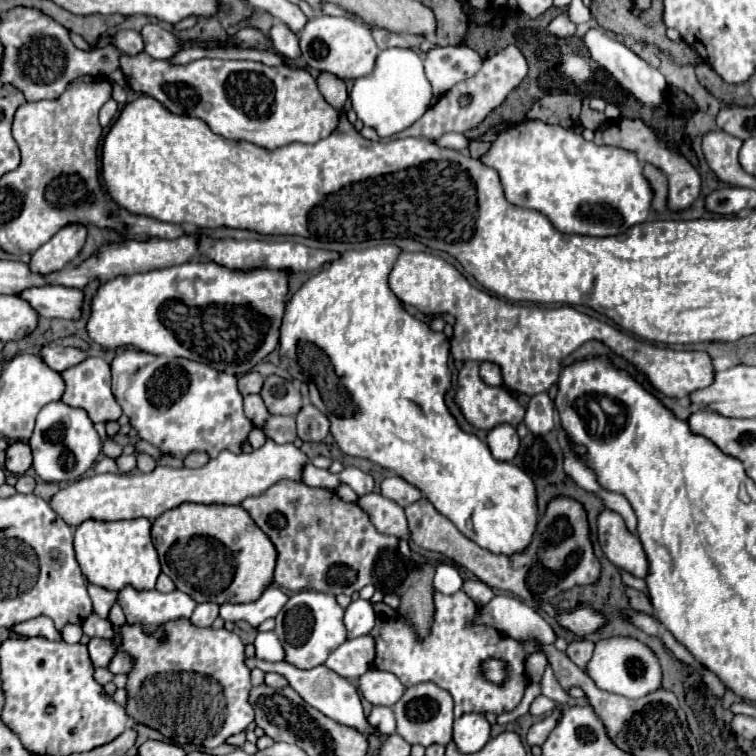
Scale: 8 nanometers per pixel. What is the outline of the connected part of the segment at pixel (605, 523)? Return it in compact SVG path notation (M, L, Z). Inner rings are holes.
M605 509L597 517L597 525L599 525L599 543L601 543L607 559L615 567L619 567L635 577L645 579L647 571L649 571L647 555L643 551L639 537L627 531L625 521L617 513Z

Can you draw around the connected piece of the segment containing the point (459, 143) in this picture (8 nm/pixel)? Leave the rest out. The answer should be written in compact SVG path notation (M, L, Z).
M447 133L447 135L443 135L441 139L437 139L437 143L439 143L441 147L451 147L451 149L463 151L463 149L467 149L467 145L471 143L471 139L465 137L465 135L461 135L461 133Z

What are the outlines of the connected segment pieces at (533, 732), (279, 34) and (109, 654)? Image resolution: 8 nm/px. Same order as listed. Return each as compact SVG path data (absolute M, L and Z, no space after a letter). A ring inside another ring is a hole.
M556 709L552 715L545 715L539 723L535 723L531 729L529 729L529 733L527 733L527 743L531 747L533 745L543 745L543 741L549 737L549 733L551 733L551 729L555 727L557 723L557 719L560 716L560 711Z
M277 21L271 31L269 31L273 49L289 59L297 59L299 57L299 37L297 33L293 33L285 23Z
M93 637L87 647L89 647L89 655L91 655L91 661L95 667L107 667L109 661L117 653L117 647L111 641L103 641L97 637Z

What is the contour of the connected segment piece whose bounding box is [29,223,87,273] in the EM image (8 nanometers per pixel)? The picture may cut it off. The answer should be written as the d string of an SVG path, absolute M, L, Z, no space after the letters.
M71 223L61 227L45 245L41 245L31 257L33 273L51 273L63 269L81 251L87 237L87 227L81 223Z

